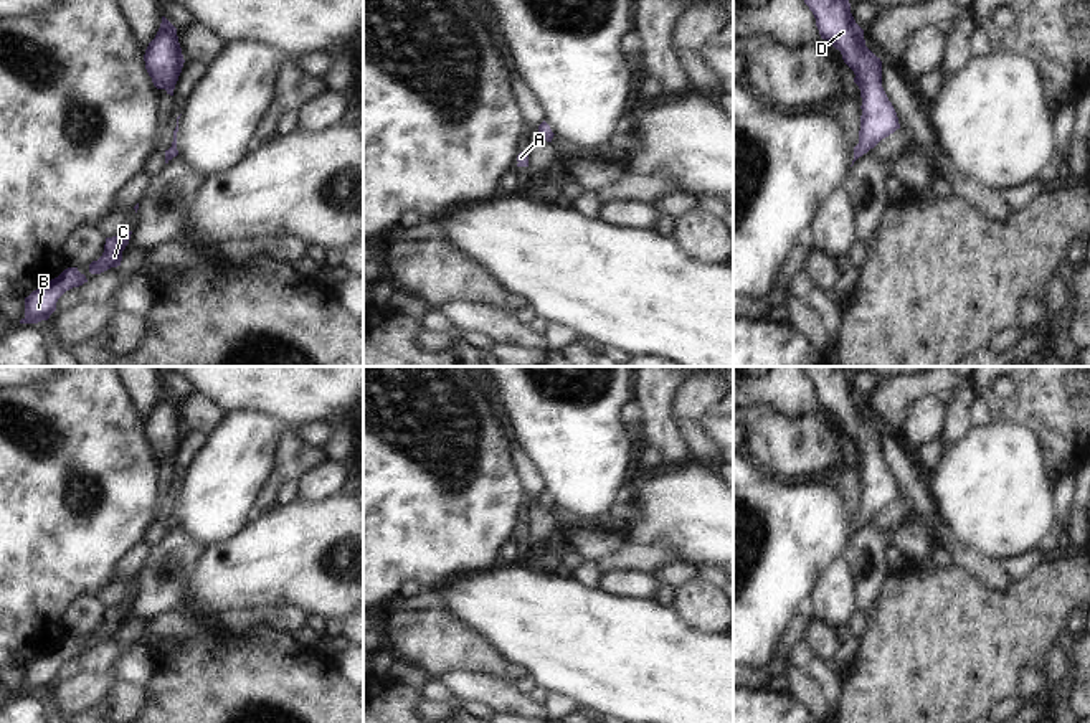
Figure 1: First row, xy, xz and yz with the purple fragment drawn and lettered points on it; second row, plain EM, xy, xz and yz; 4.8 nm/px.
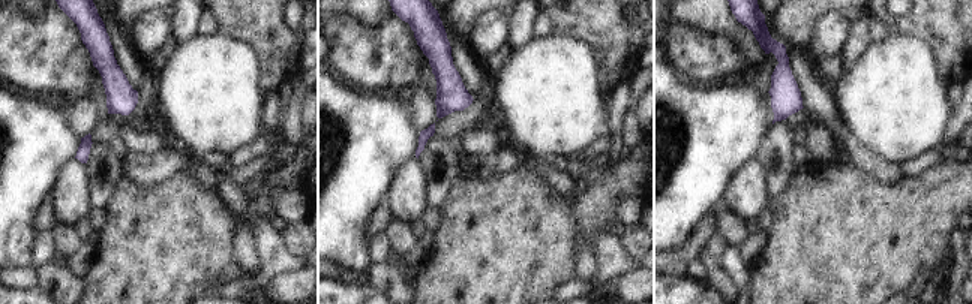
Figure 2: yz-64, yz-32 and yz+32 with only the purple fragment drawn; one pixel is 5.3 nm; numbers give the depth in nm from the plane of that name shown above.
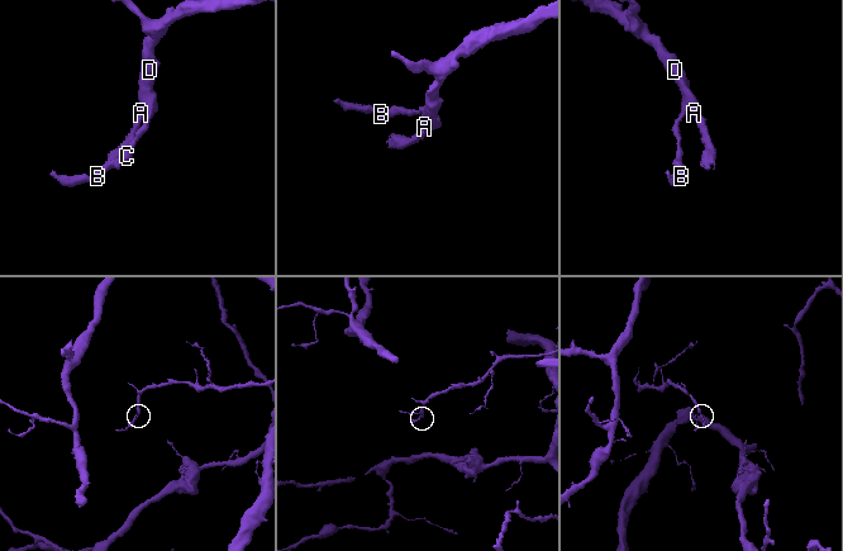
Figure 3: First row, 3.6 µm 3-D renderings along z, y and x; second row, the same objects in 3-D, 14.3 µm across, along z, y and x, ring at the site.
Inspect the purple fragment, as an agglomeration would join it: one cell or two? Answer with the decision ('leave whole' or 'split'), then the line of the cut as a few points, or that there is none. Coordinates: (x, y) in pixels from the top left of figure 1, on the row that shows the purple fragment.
leave whole | no cut

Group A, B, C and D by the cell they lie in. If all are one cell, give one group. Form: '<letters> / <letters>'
A B C D

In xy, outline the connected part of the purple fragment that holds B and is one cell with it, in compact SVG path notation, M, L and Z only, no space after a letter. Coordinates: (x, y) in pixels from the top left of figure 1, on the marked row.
M78 267L64 269L58 277L43 284L25 297L25 317L20 324L38 324L48 320L56 310L58 299L69 289L79 287L88 282L86 276Z

